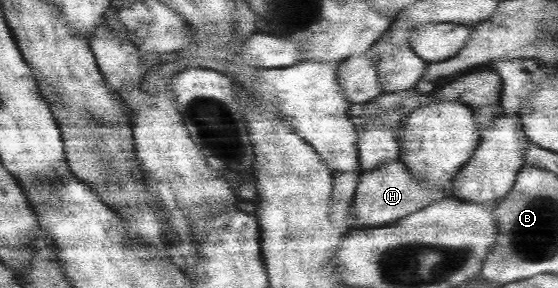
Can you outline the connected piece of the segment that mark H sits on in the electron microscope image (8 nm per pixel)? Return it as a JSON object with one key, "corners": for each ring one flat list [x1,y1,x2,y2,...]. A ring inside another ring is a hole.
{"corners":[[400,160,392,161,380,169,360,173,353,206,349,210,350,219,361,229,387,226,445,199,446,196,451,196,451,191,437,191,437,188,431,189,427,184,416,182]]}

